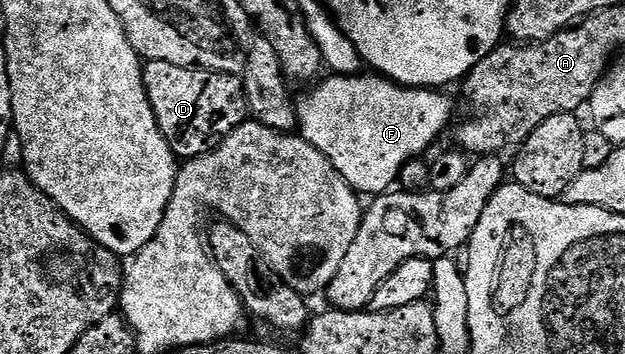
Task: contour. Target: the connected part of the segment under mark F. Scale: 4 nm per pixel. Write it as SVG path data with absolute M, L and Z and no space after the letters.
M362 71L356 76L327 77L326 81L318 80L312 86L314 89L302 101L300 98L296 102L299 133L307 143L311 143L311 147L315 147L315 151L323 151L335 171L343 175L343 179L358 195L390 192L398 184L402 167L409 161L420 158L421 152L431 148L433 140L445 128L450 128L453 101L445 94L448 92L440 88L412 89L409 85L398 85L396 81L390 81L373 71Z

